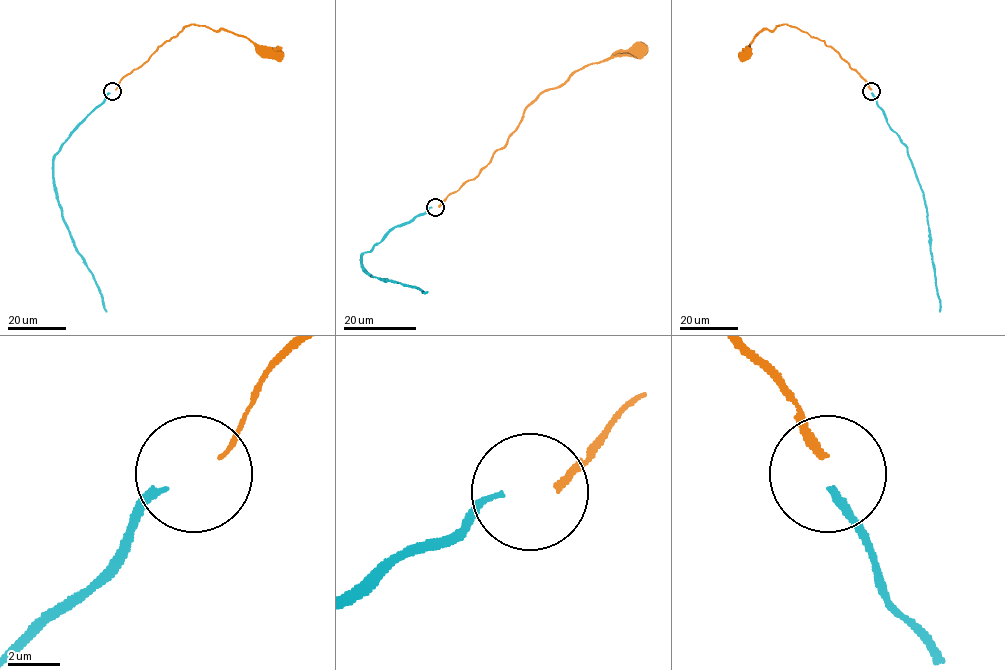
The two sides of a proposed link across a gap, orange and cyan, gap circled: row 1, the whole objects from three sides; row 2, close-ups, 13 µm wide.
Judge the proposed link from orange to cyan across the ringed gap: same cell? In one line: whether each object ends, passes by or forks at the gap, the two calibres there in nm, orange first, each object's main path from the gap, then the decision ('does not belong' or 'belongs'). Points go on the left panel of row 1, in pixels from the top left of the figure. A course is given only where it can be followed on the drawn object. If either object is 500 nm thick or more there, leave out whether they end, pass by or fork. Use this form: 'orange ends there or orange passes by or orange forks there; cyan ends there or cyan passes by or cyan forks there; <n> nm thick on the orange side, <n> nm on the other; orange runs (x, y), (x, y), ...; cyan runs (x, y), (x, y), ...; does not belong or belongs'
orange ends there; cyan ends there; 200 nm thick on the orange side, 240 nm on the other; orange runs (115, 89), (124, 76), (144, 64), (159, 46), (191, 24), (245, 37), (259, 45), (270, 47), (277, 55); cyan runs (110, 93), (61, 146), (54, 157), (53, 171), (61, 218), (75, 250), (93, 277), (106, 311); does not belong

